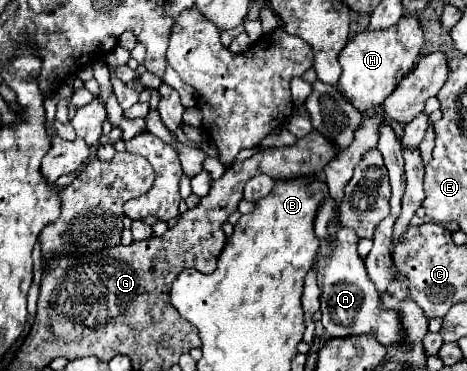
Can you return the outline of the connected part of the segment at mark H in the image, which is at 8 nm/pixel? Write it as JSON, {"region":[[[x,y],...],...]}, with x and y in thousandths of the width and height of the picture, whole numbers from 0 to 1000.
{"region":[[[863,43],[846,70],[816,86],[773,86],[743,113],[726,146],[734,199],[726,237],[756,291],[773,307],[807,291],[854,232],[863,205],[884,183],[889,156],[906,124],[906,81],[889,43]]]}

